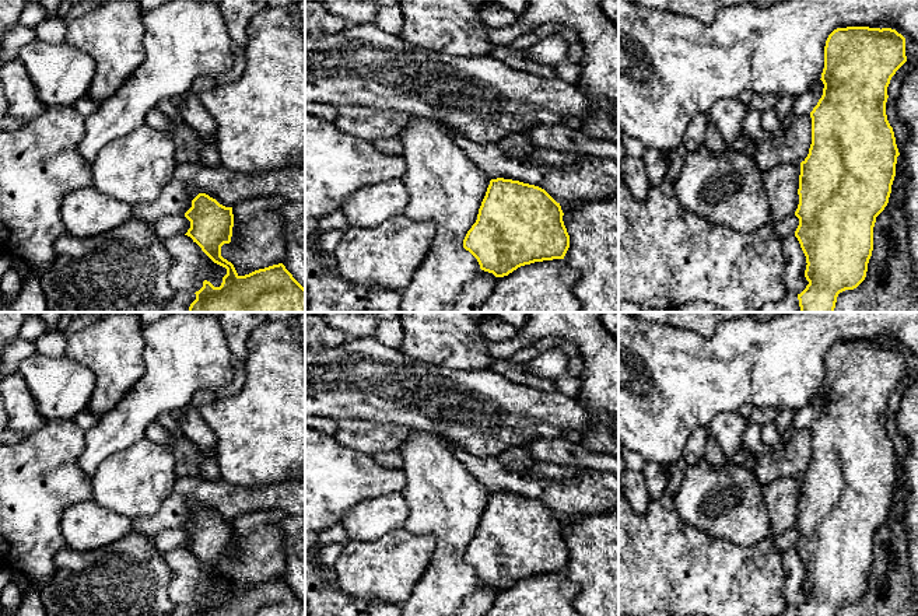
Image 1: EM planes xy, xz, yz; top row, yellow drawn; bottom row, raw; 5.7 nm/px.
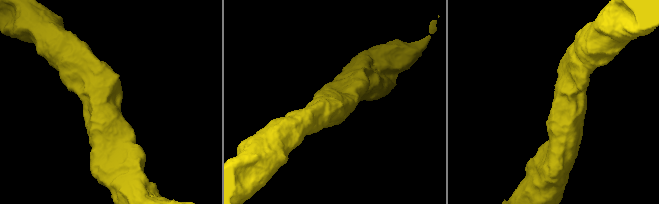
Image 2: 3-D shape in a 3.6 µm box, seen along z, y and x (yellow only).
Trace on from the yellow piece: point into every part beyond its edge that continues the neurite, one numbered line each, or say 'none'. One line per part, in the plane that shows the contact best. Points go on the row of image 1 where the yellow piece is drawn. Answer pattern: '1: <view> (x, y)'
none

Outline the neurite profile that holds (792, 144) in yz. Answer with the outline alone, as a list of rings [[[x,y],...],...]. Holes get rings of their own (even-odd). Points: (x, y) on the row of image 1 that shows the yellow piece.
[[[799,116],[793,123],[771,139],[761,141],[753,148],[753,158],[763,174],[779,164],[802,162],[809,154],[812,144],[812,118]]]

